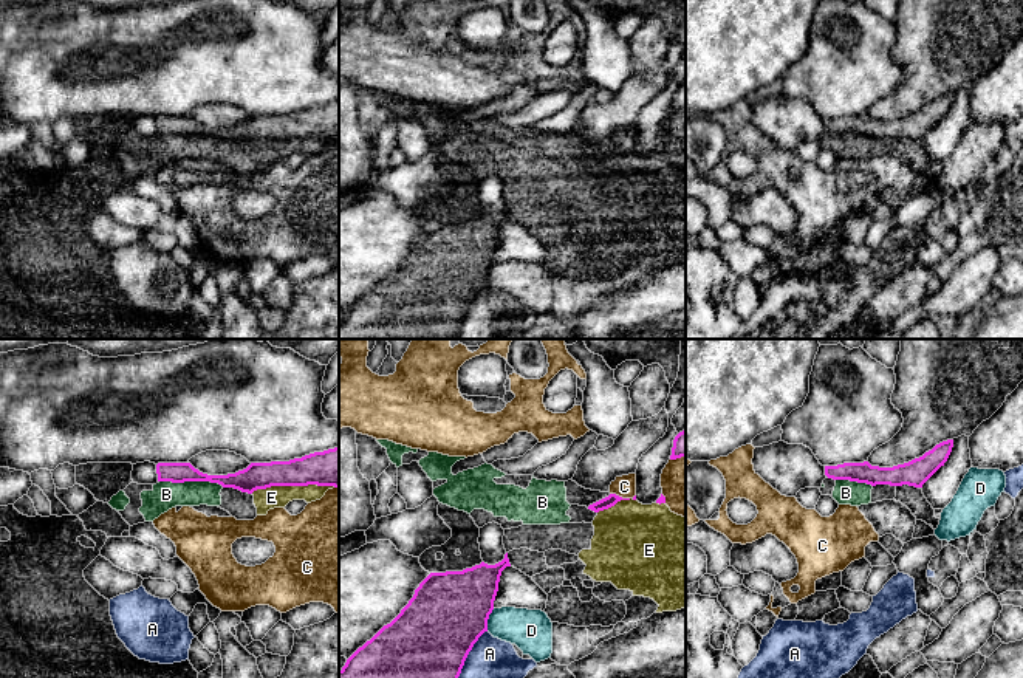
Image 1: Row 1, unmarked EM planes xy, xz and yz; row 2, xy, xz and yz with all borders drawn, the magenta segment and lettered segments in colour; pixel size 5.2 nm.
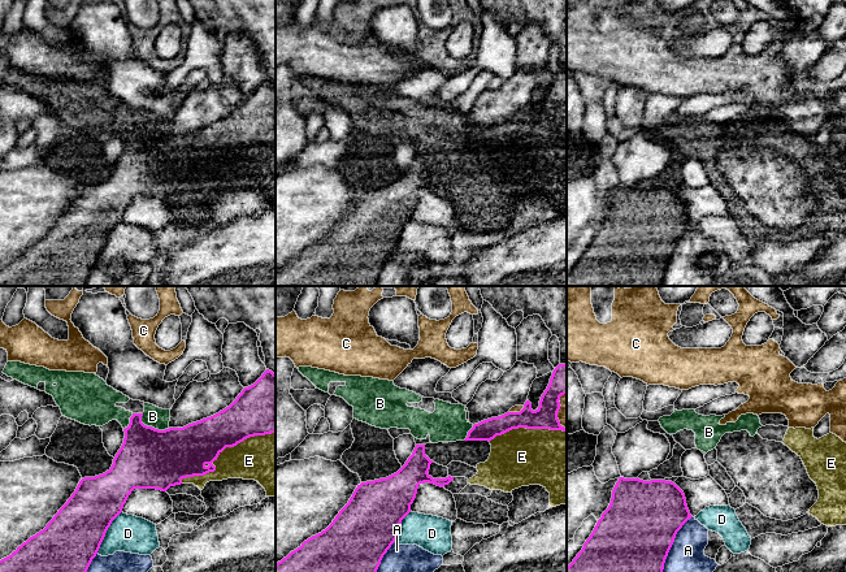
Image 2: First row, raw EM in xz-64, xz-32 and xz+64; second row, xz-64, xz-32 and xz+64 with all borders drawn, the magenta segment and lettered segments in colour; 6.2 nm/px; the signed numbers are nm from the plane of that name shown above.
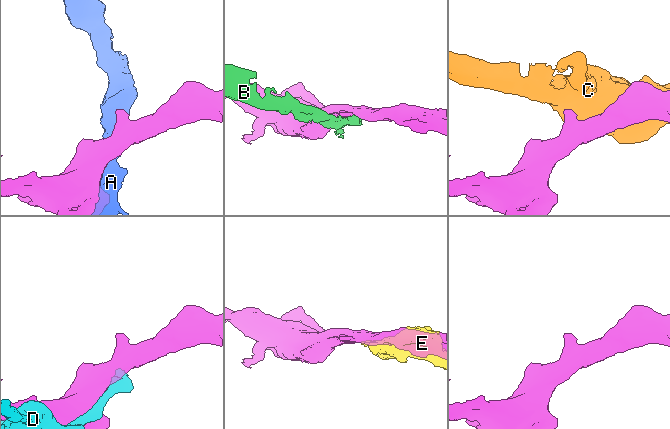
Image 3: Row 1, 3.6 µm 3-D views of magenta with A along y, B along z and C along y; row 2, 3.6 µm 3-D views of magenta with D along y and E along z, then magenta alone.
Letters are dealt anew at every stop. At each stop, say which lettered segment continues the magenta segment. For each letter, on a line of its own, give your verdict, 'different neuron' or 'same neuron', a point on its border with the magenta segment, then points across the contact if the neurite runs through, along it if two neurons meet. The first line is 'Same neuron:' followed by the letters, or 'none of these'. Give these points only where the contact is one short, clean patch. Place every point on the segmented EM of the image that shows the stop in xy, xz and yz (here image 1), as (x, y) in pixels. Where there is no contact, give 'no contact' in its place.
Same neuron: none of these
A: different neuron; meets magenta in xz at (468, 654)
B: different neuron; meets magenta in xy at (192, 480); border along xy (160, 480), (217, 482), (223, 486)
C: different neuron; meets magenta in xz at (619, 497)
D: different neuron; meets magenta in xz at (488, 618)
E: different neuron; meets magenta in xy at (293, 485)

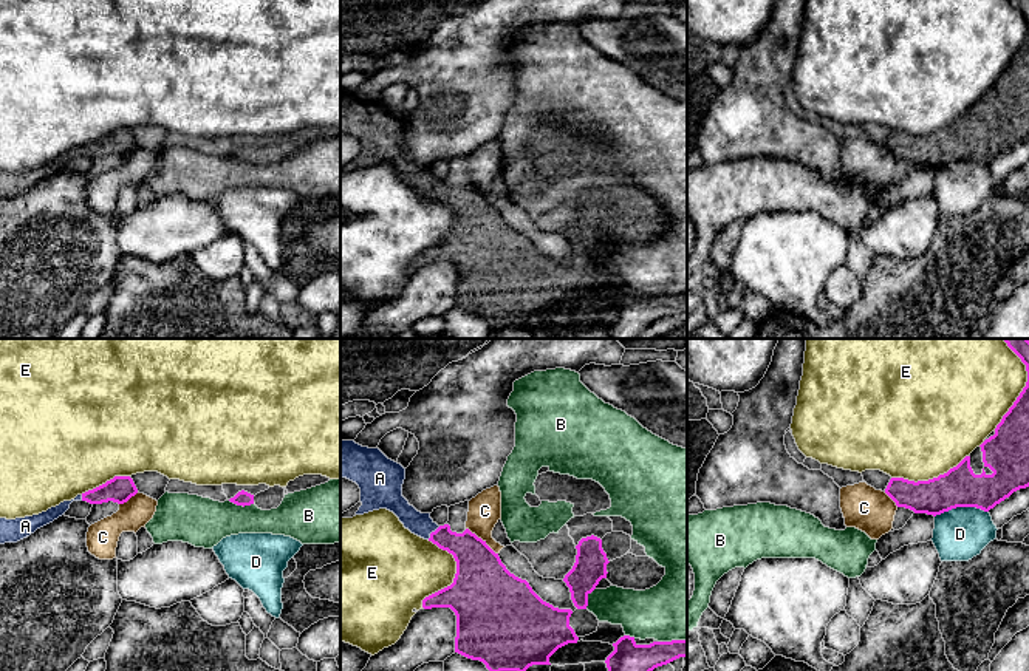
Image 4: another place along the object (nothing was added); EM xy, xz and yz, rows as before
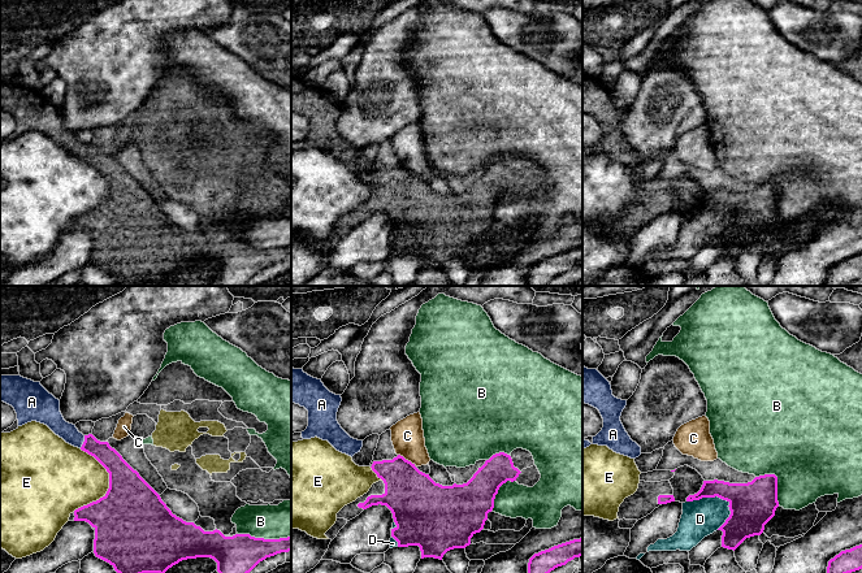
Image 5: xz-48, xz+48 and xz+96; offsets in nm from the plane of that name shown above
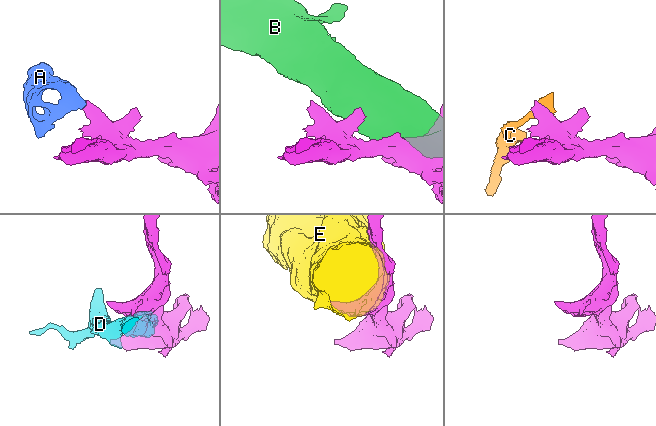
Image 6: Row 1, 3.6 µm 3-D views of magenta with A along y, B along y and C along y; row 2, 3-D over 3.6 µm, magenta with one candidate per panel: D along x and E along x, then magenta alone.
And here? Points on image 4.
Same neuron: A
A: same neuron; meets magenta in xz at (432, 532); runs through xz (472, 555), (463, 546), (432, 532), (421, 524)
B: different neuron; meets magenta in xy at (242, 504)
C: different neuron; meets magenta in xz at (480, 538); border along xz (466, 527), (497, 554)
D: different neuron; meets magenta in yz at (961, 506)
E: different neuron; meets magenta in xz at (455, 575)

